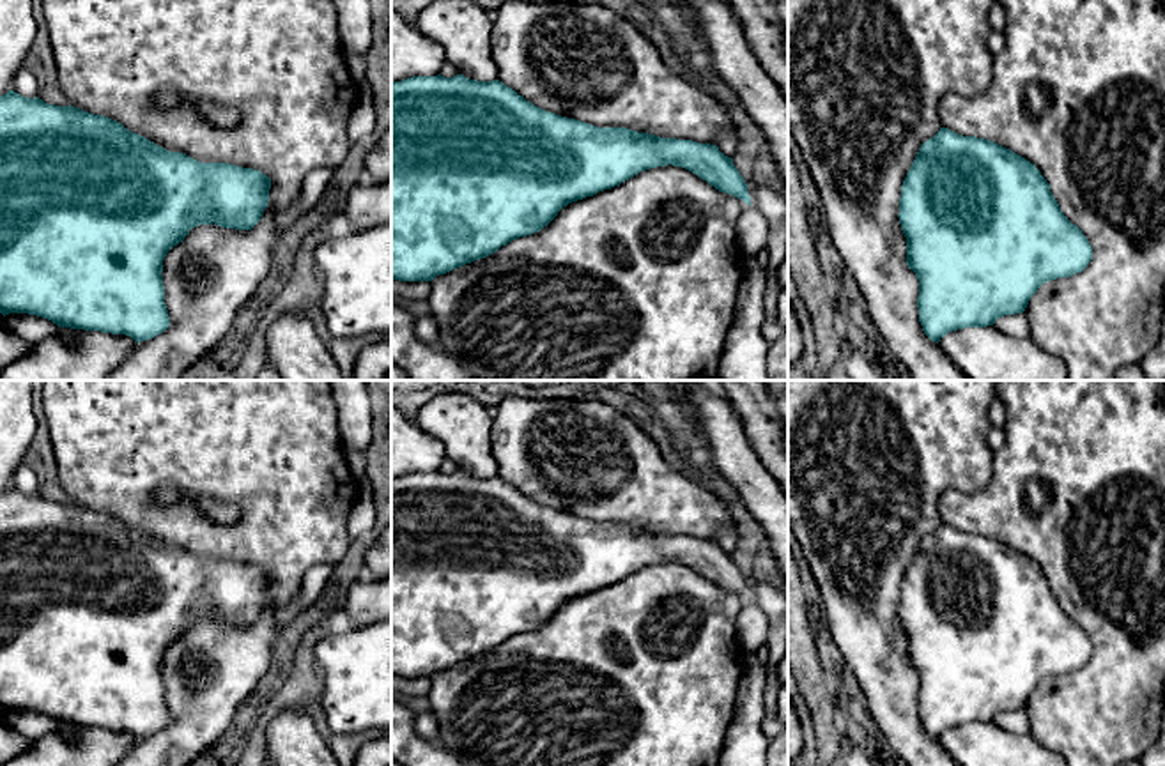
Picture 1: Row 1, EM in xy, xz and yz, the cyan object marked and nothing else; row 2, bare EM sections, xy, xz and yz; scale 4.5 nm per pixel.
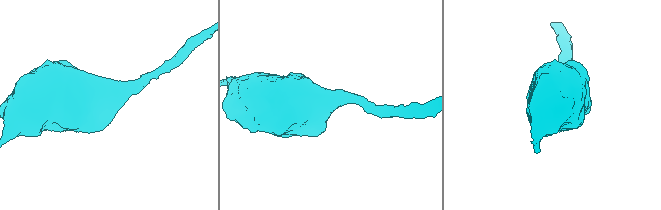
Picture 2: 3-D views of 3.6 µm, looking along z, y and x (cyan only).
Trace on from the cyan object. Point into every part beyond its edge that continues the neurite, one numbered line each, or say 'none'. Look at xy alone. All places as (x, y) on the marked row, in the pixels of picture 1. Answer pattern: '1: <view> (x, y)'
none

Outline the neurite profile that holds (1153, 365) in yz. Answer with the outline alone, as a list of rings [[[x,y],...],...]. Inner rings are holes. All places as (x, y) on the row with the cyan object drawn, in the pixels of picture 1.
[[[1165,334],[1142,359],[1147,380],[1165,380]]]

